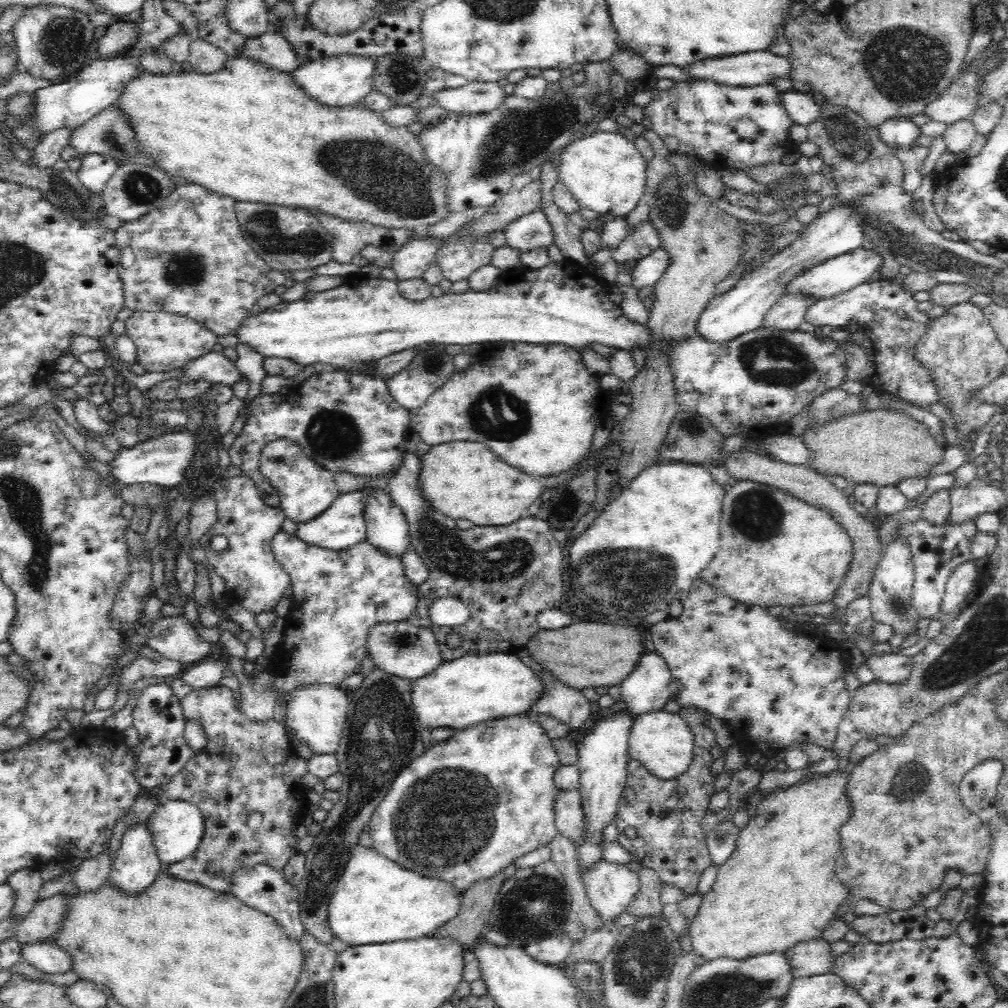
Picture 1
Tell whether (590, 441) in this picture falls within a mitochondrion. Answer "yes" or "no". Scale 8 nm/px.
no

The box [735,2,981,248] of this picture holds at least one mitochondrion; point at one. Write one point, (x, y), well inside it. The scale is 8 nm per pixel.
(906, 66)

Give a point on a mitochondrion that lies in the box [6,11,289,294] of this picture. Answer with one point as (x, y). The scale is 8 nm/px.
(59, 45)

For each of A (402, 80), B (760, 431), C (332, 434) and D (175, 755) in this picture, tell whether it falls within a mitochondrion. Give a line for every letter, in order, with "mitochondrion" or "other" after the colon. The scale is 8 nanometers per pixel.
A: mitochondrion
B: other
C: mitochondrion
D: other

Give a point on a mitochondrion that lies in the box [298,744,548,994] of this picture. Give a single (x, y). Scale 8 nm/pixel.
(432, 822)

